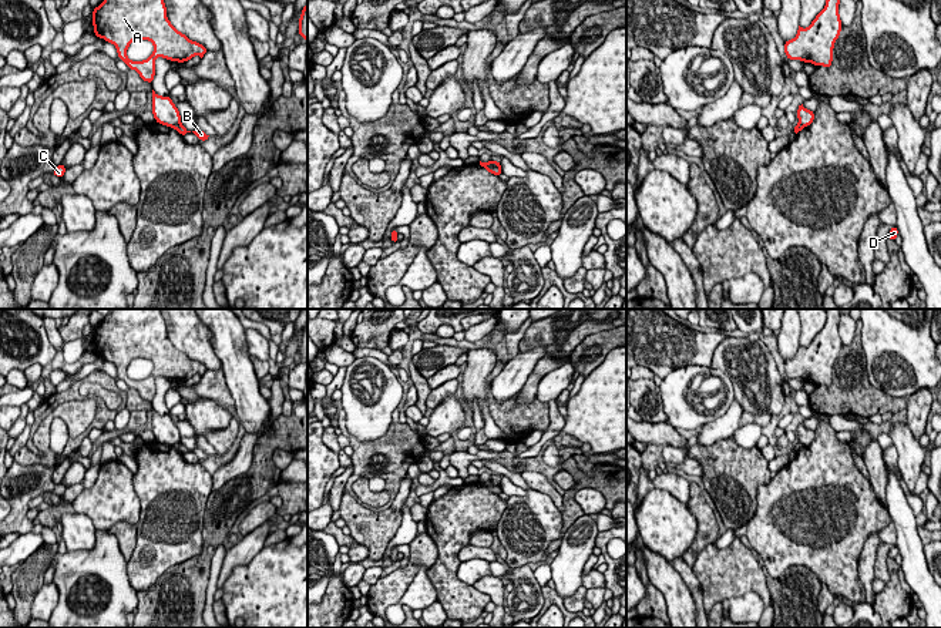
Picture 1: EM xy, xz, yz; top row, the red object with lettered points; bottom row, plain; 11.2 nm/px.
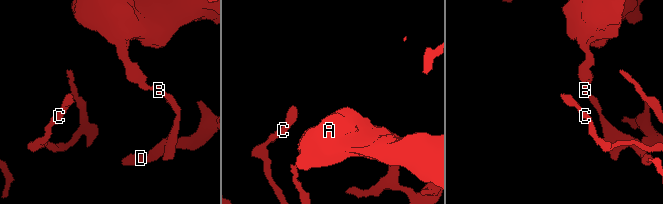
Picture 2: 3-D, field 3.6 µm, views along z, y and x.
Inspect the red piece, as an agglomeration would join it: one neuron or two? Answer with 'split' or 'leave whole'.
split

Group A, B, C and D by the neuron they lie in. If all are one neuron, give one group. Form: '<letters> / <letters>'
A / B C D

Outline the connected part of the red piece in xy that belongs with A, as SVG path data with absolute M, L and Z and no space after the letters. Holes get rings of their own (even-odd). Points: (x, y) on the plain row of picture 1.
M111 309L93 335L95 356L114 363L118 377L151 403L157 376L185 382L208 370L171 343L159 309ZM138 357L151 360L154 370L147 379L132 380L127 369Z

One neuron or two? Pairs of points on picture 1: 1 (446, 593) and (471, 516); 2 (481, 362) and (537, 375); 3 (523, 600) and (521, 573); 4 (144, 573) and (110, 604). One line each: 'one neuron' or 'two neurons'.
1: one neuron
2: two neurons
3: one neuron
4: two neurons

